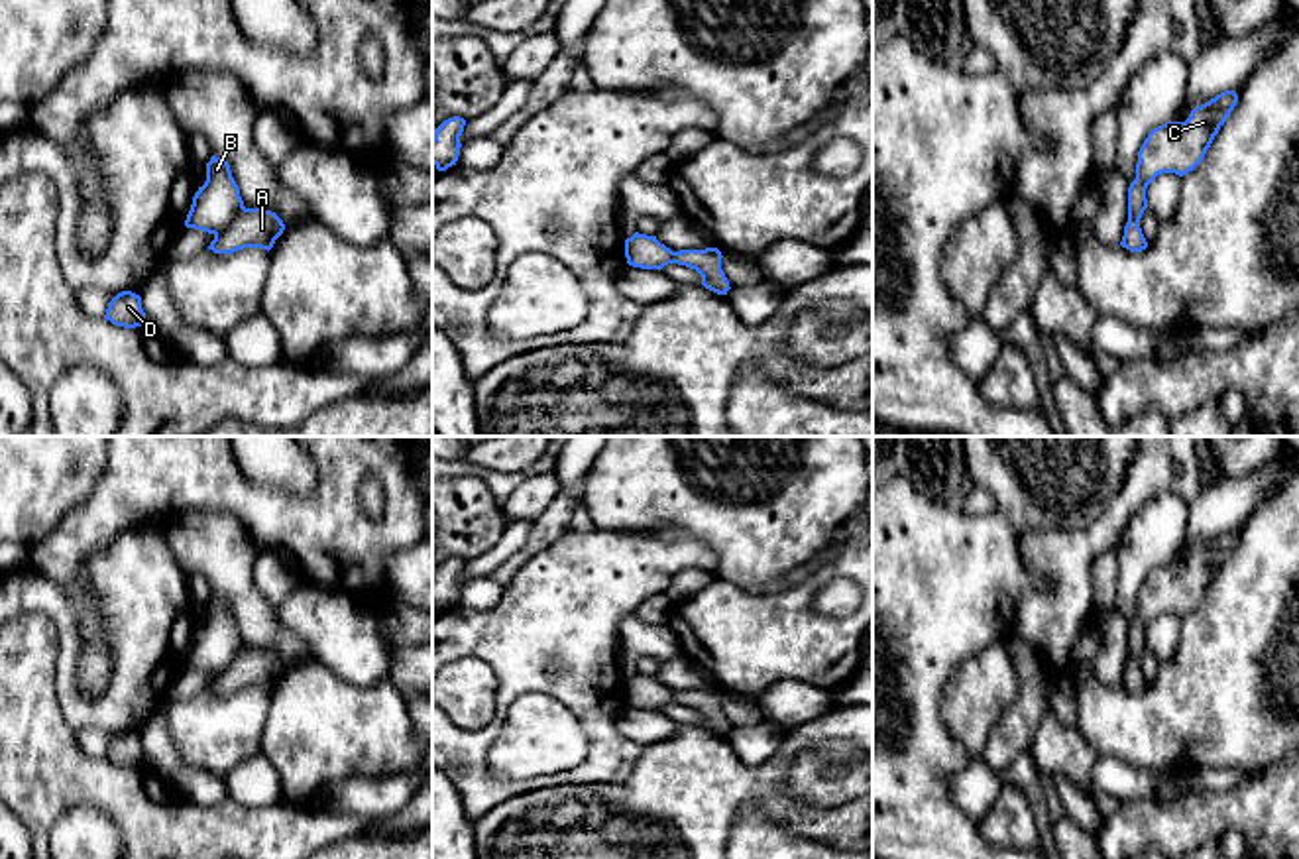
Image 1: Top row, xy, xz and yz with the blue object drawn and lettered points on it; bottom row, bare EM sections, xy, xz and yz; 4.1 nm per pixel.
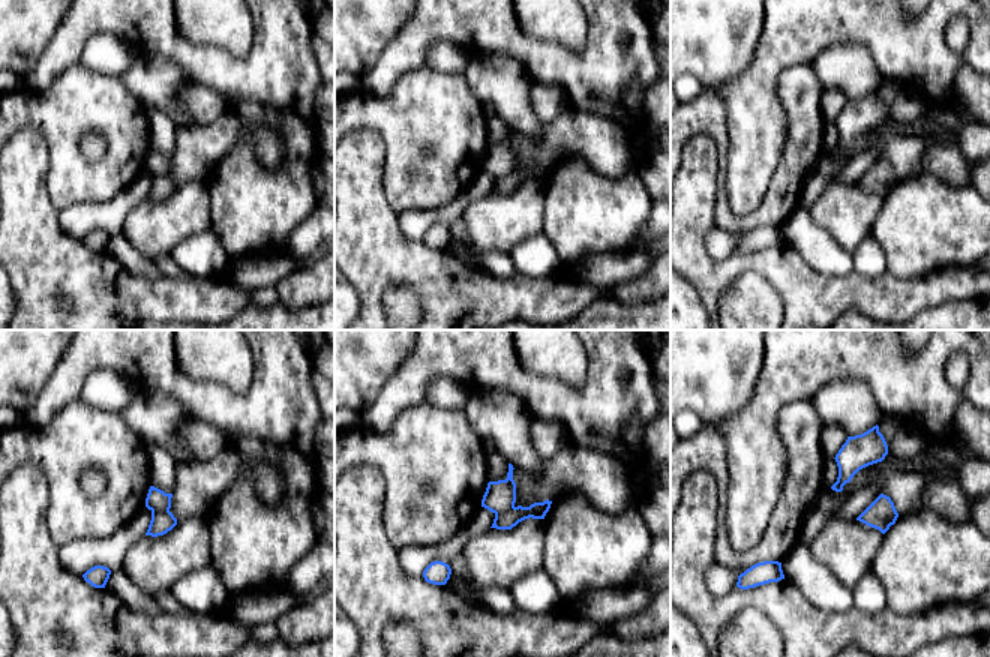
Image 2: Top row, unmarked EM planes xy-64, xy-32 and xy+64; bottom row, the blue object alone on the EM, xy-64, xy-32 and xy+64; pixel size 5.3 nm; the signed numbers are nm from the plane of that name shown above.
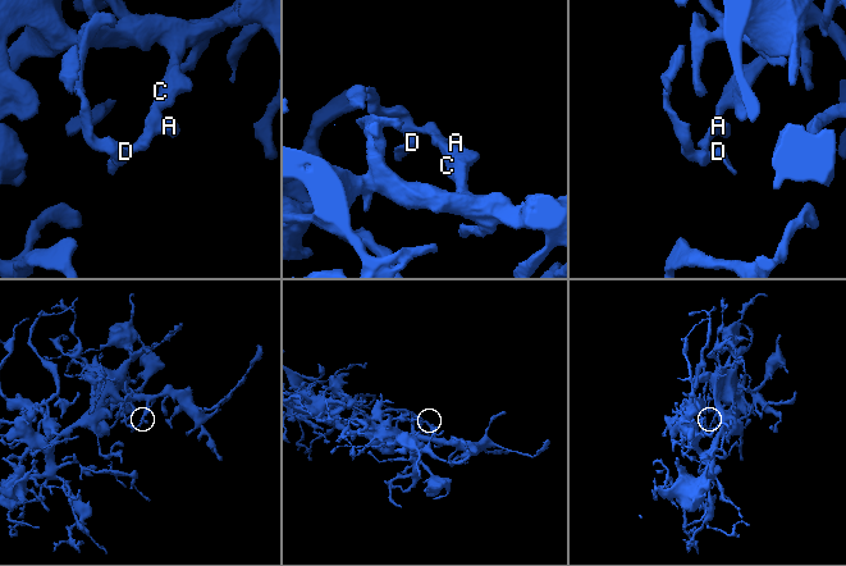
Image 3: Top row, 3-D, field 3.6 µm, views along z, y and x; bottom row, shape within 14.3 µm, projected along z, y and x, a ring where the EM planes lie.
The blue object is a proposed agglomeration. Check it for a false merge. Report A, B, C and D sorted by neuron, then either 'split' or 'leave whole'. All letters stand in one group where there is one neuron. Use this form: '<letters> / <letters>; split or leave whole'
A D / B C; split

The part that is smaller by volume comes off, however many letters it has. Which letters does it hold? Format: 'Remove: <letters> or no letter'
Remove: A, D

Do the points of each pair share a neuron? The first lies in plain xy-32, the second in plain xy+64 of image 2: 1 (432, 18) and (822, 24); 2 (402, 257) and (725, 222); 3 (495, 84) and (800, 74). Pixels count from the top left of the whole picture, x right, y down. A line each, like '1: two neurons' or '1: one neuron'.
1: one neuron
2: two neurons
3: two neurons

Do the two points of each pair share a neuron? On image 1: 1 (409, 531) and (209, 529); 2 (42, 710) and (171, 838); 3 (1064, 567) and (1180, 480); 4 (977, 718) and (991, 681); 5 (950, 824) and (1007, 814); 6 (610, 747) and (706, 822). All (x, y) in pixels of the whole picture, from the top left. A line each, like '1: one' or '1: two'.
1: two
2: one
3: one
4: one
5: two
6: two

